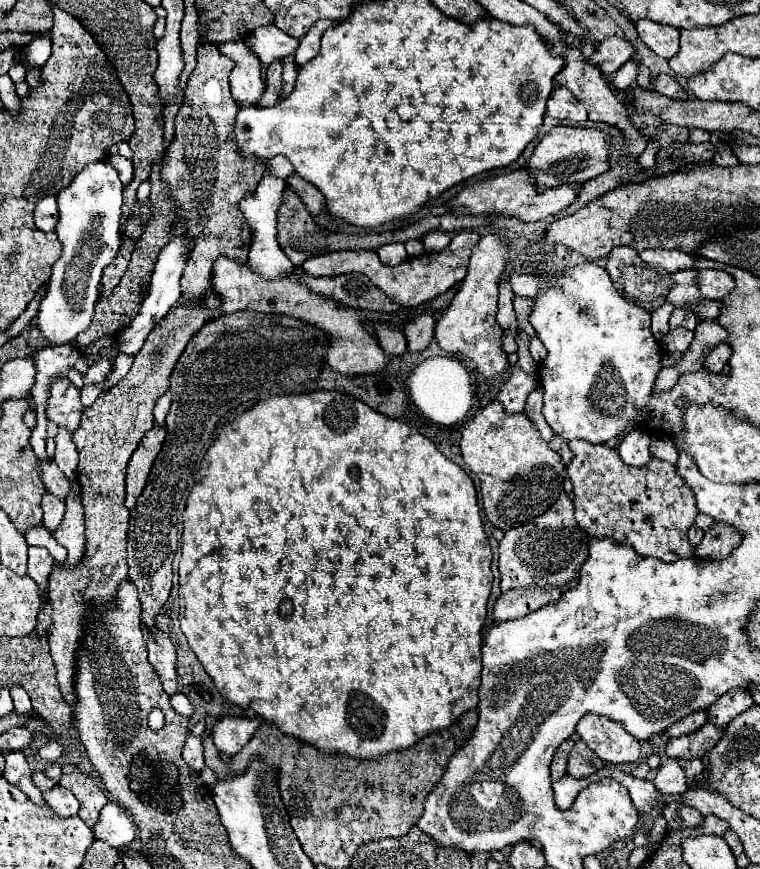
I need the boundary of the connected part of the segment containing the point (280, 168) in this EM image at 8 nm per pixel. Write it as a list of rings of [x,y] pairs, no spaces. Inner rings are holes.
[[[274,156],[270,160],[270,164],[272,164],[272,170],[274,170],[272,174],[278,176],[278,178],[282,178],[282,180],[286,180],[294,172],[294,166],[290,164],[290,160],[286,156]]]

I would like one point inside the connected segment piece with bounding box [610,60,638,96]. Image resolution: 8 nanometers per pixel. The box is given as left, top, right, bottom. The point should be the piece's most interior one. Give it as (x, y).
(626, 76)

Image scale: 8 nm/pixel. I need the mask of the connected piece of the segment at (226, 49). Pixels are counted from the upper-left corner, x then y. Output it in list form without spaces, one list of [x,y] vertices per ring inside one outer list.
[[[244,40],[220,44],[218,50],[234,60],[234,68],[230,72],[230,88],[234,100],[238,104],[254,106],[264,92],[264,82],[260,78],[262,64],[256,52],[252,52]]]

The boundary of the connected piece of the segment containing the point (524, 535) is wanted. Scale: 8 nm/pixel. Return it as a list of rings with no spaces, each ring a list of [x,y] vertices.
[[[566,492],[550,506],[542,516],[504,532],[504,538],[498,544],[498,570],[500,570],[500,590],[512,588],[564,588],[570,582],[580,578],[580,566],[588,560],[590,536],[574,520],[574,506]]]

